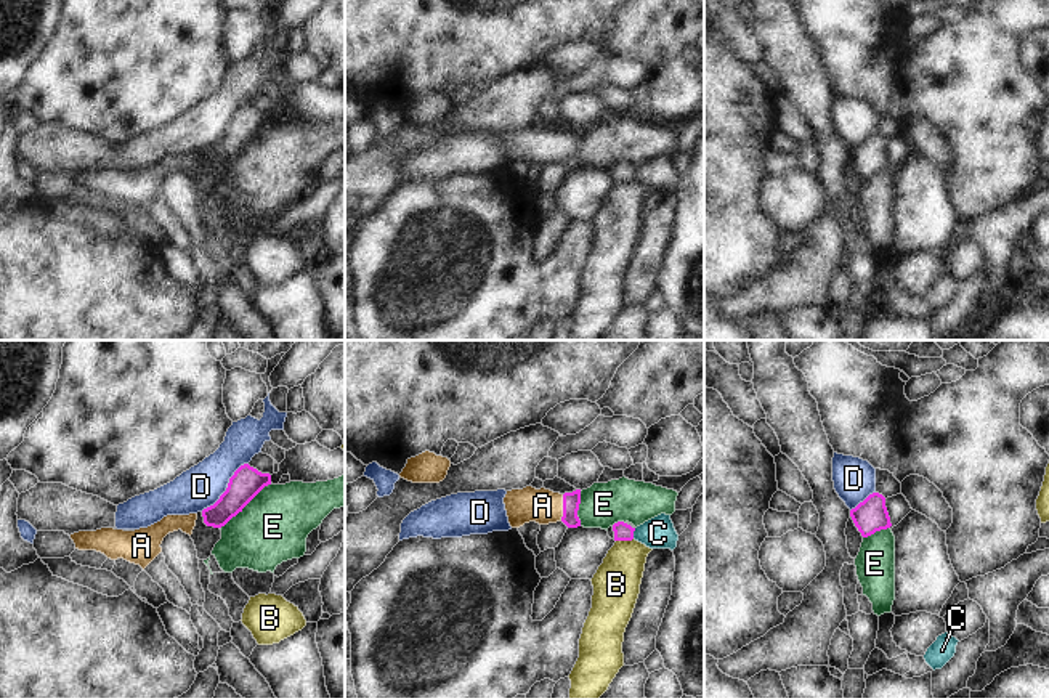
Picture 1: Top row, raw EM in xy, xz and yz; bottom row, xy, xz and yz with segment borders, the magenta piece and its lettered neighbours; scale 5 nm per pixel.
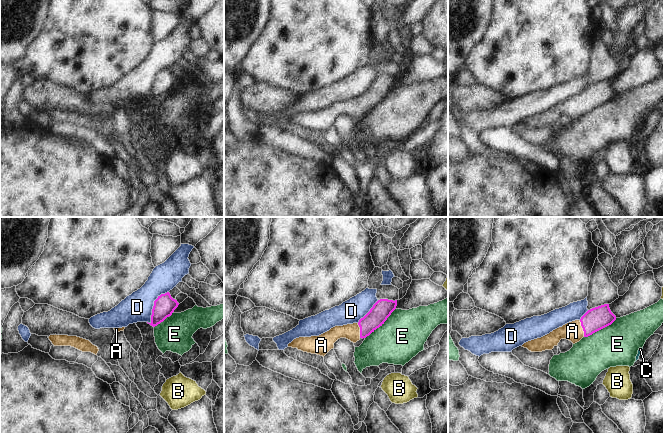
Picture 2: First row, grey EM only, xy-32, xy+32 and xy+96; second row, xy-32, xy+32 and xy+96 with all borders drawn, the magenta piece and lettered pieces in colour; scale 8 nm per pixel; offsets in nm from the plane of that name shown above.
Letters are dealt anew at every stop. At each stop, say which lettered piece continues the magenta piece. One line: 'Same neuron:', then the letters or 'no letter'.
Same neuron: A

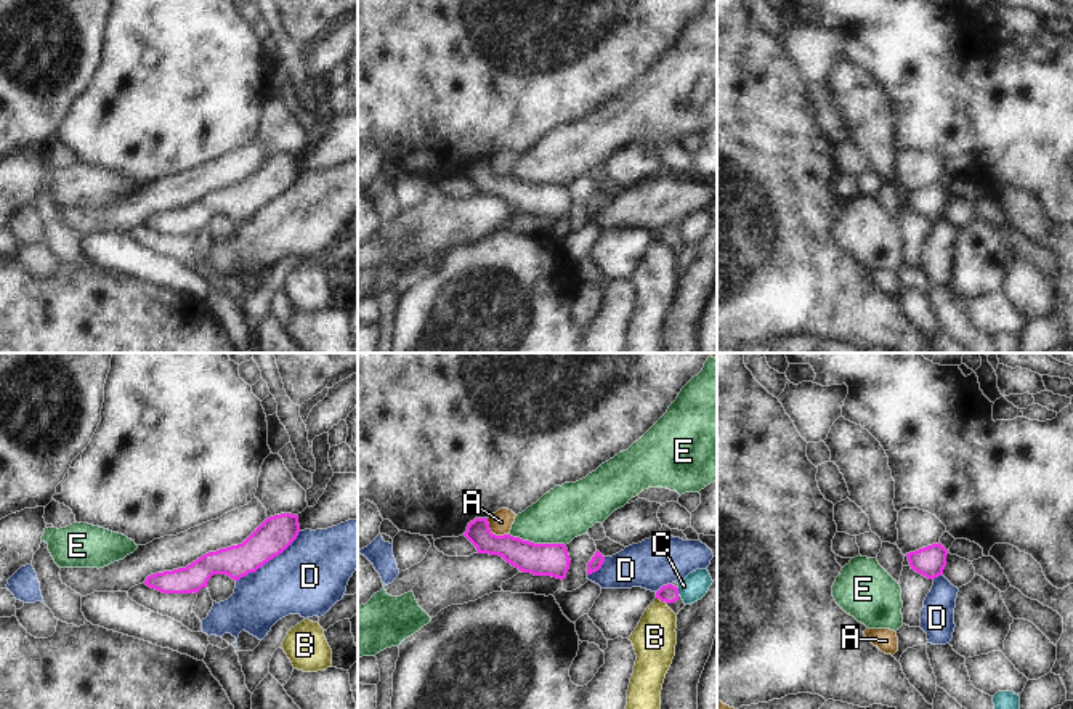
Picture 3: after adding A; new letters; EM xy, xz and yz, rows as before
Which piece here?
Same neuron: no letter

